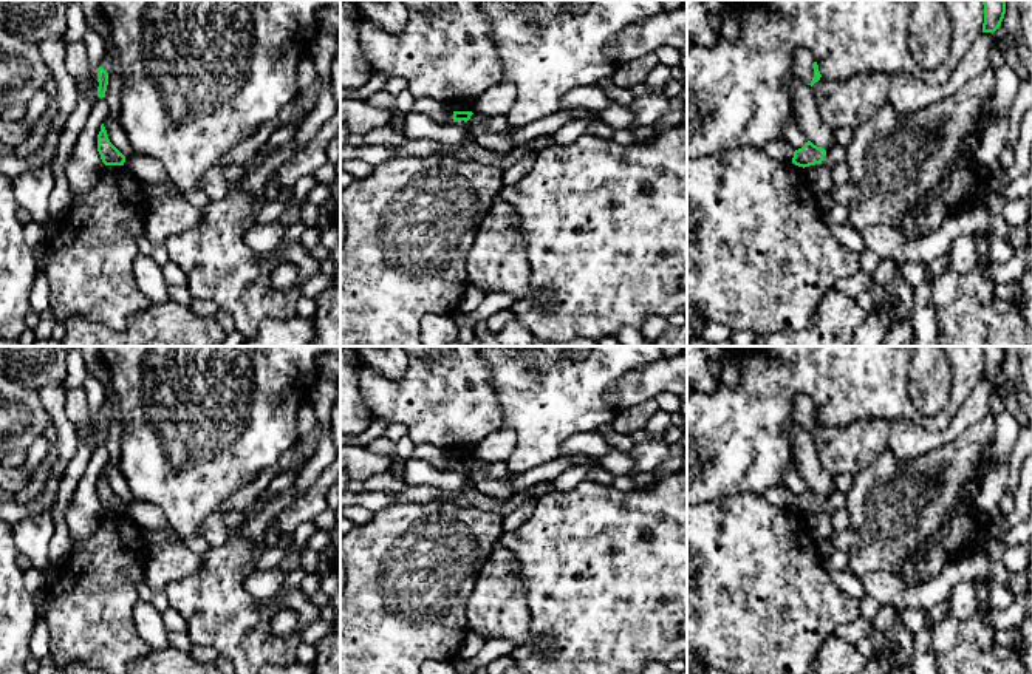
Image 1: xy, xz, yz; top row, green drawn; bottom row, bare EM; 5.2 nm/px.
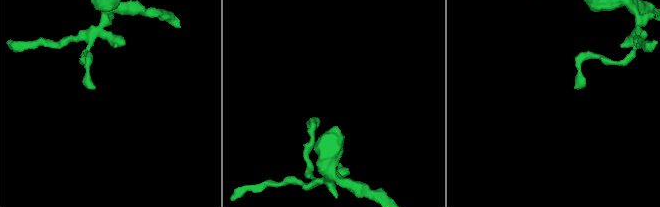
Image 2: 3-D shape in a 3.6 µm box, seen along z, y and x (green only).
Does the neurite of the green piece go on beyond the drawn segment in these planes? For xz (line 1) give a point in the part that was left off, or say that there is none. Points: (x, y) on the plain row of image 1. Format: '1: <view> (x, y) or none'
1: none

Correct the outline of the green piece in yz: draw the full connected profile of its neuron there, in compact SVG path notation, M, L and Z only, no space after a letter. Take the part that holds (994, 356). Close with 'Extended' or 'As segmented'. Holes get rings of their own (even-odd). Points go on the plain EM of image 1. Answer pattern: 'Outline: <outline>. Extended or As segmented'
Outline: M982 346L984 351L984 369L982 379L995 379L1004 365L1006 348L1004 346Z. As segmented

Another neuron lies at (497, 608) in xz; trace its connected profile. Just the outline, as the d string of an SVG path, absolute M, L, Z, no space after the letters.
M497 546L483 564L466 611L469 631L483 637L484 642L504 638L511 640L515 649L535 642L540 651L546 651L551 645L551 638L534 635L526 584L520 575L520 563L517 555L506 547Z

